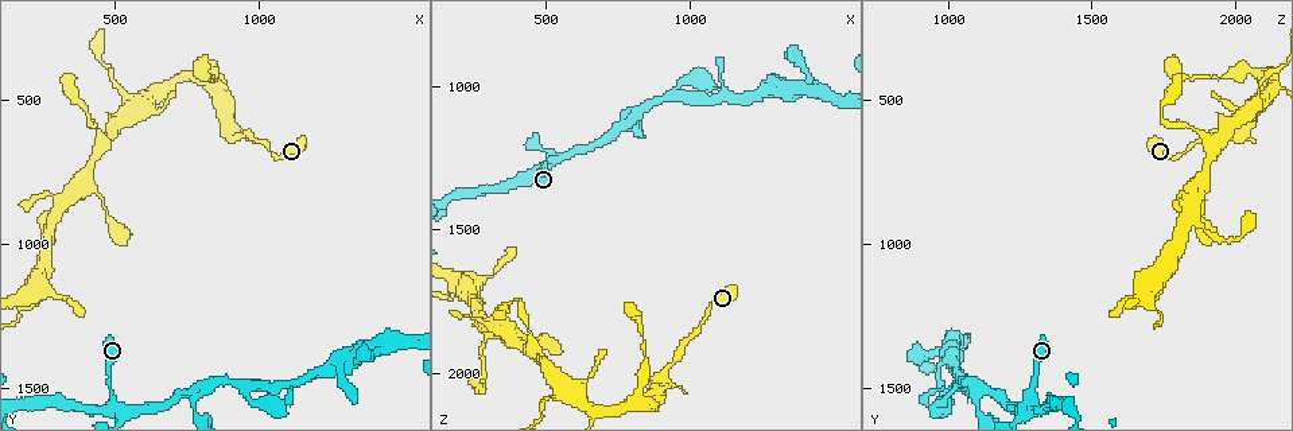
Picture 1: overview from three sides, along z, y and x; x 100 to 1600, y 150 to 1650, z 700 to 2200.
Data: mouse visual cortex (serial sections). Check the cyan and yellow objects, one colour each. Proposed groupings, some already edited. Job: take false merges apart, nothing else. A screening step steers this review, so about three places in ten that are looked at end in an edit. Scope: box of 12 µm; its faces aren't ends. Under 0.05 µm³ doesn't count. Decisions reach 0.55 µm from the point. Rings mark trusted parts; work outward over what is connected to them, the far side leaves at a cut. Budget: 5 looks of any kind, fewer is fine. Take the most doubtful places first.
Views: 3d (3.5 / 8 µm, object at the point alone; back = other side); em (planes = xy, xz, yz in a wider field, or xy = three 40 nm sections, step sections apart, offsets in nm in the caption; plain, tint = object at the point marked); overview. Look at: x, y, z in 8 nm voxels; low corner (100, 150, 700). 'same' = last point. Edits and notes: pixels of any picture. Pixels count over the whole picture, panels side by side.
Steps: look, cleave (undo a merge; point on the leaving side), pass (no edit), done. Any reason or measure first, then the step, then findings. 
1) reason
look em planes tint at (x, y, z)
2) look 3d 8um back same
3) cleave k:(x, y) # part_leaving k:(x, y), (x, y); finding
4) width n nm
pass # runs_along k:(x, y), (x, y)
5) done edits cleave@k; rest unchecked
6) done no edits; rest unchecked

abrupt turn
look 3d 8um at (900, 630, 2020)

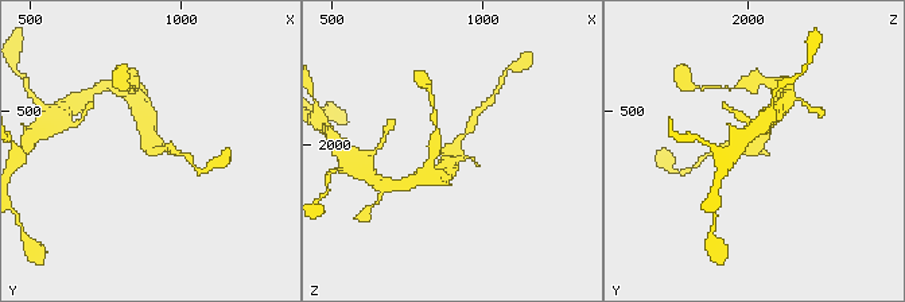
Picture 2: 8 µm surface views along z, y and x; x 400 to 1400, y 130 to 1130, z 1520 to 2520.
look 3d 3.5um at (910, 630, 2010)

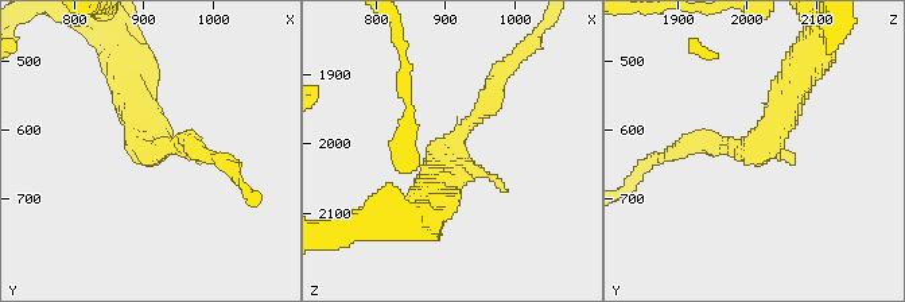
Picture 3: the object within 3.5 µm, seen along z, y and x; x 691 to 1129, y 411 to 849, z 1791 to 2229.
pass # runs_along 3:(694, 144), (756, 153), (800, 70); all the same cell

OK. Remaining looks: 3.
look 3d 3.5um at (490, 1540, 1280)

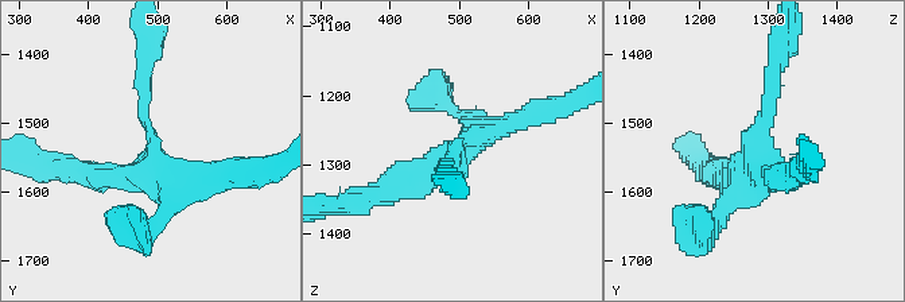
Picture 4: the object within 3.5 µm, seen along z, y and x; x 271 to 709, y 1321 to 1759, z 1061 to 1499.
arms 3; arm_widths 200, 300, 300 nm; now the EM
look em xy step 1 tint at (490, 1525, 1280)

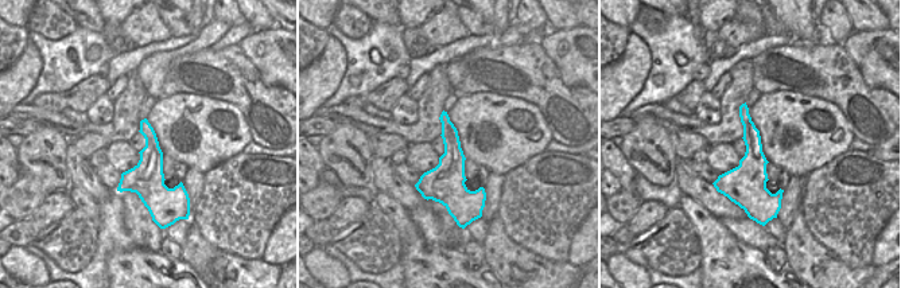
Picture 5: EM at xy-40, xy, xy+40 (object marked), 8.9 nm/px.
cut it another way
look em xy step 3 tint same

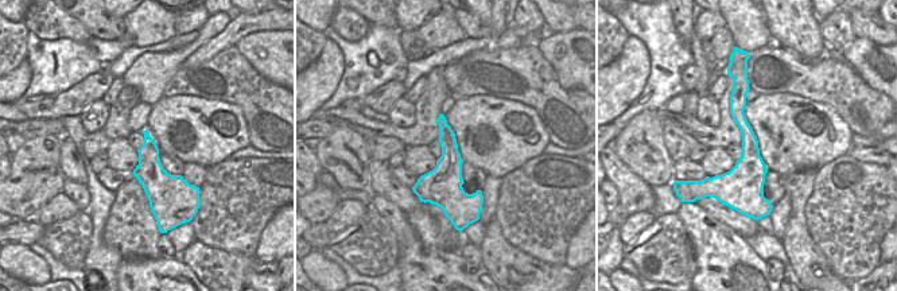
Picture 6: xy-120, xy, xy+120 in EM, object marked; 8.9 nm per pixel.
pass # runs_along 6:(740, 88), (756, 201); all the same cell

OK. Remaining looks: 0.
done no edits; rest unchecked

